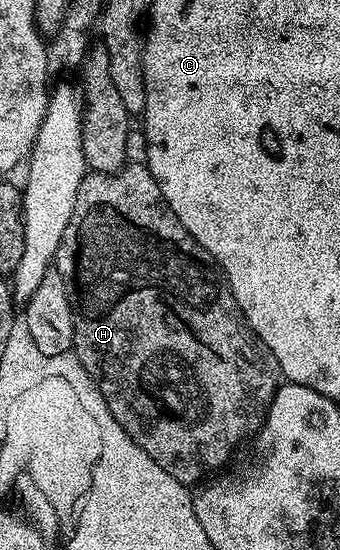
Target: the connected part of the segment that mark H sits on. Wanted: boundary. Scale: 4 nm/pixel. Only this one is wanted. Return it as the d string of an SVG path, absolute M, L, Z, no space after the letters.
M126 164L117 173L86 172L77 192L73 214L67 223L67 231L63 231L63 239L59 243L55 271L63 275L63 287L67 287L67 299L73 308L72 352L89 378L97 384L97 390L103 395L111 415L115 415L117 423L122 425L127 435L131 435L131 439L135 439L135 443L139 443L139 447L143 447L143 451L147 451L147 455L151 455L151 459L155 459L155 463L159 463L159 467L163 467L167 475L179 479L186 487L196 486L210 475L224 470L230 464L229 456L236 451L237 444L244 437L252 438L265 422L273 397L283 384L281 368L275 355L271 355L269 348L253 334L252 327L245 321L239 303L229 289L229 283L216 259L206 249L199 247L187 227L183 227L179 219L175 219L175 211L167 207L159 191L159 183L151 175L149 168L145 165Z

